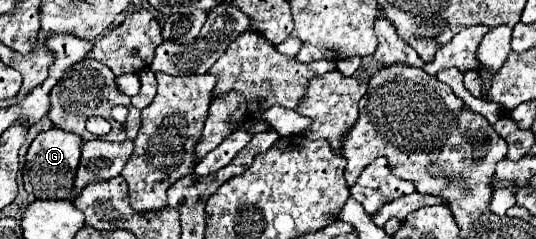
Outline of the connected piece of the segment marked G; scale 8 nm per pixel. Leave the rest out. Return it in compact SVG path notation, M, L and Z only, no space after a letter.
M51 128L47 132L37 134L33 144L27 152L27 162L23 170L23 184L29 194L35 194L35 198L51 198L51 200L63 200L73 190L75 172L81 158L81 144L83 140L71 132L63 132L59 128Z

